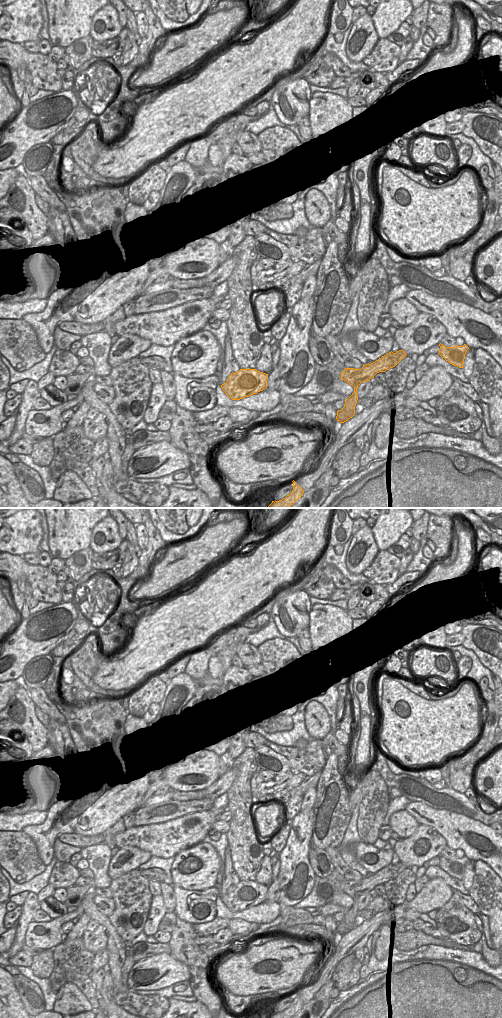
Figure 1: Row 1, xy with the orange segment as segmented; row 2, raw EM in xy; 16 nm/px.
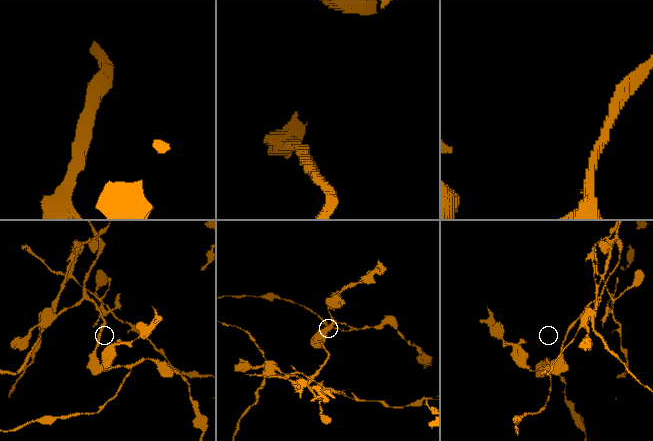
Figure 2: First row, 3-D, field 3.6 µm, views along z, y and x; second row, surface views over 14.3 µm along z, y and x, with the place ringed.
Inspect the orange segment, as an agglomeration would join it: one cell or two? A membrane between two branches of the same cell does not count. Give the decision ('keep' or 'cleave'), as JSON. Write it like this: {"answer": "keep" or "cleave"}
{"answer": "cleave"}

